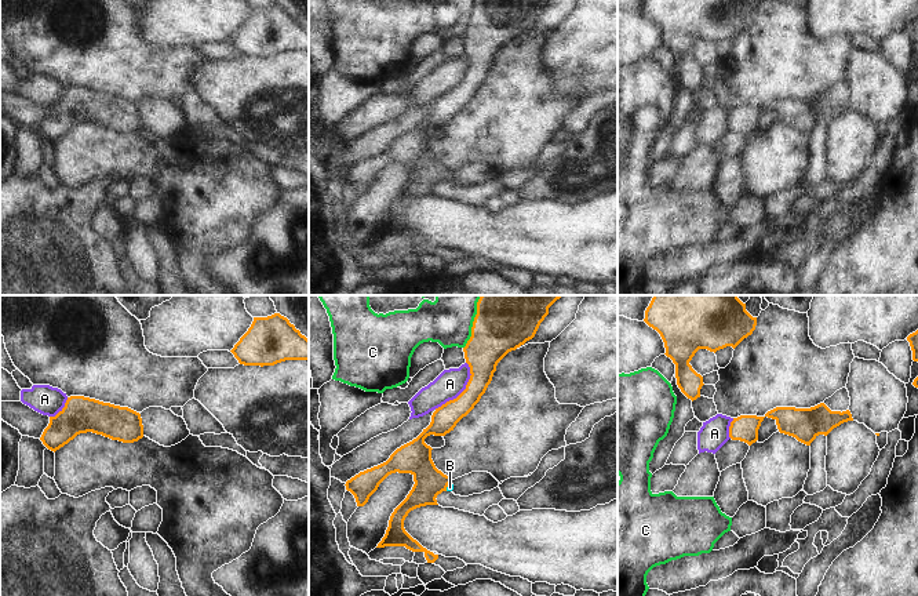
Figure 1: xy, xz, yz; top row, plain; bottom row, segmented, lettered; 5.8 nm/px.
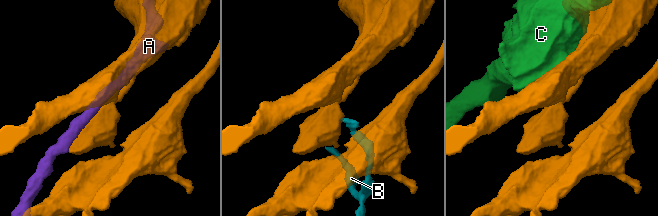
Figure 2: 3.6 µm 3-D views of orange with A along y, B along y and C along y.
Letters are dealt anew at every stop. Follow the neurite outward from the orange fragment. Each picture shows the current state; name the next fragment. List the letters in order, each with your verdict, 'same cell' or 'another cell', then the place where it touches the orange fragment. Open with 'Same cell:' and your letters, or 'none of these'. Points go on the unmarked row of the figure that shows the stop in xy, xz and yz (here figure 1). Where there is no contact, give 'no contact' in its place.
Same cell: B
A: another cell; meets orange in xz at (463, 82)
B: same cell; meets orange in xz at (447, 177)
C: another cell; meets orange in xz at (472, 20)

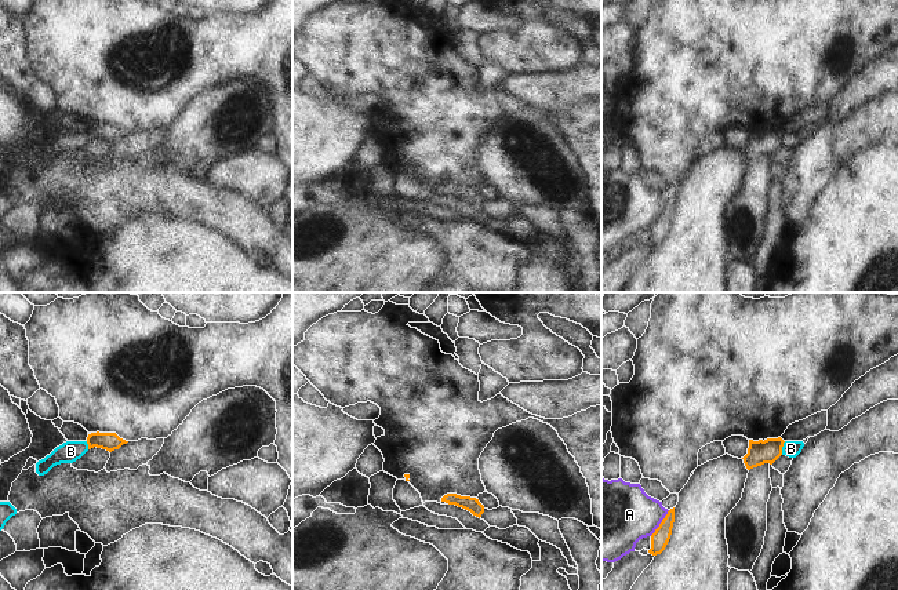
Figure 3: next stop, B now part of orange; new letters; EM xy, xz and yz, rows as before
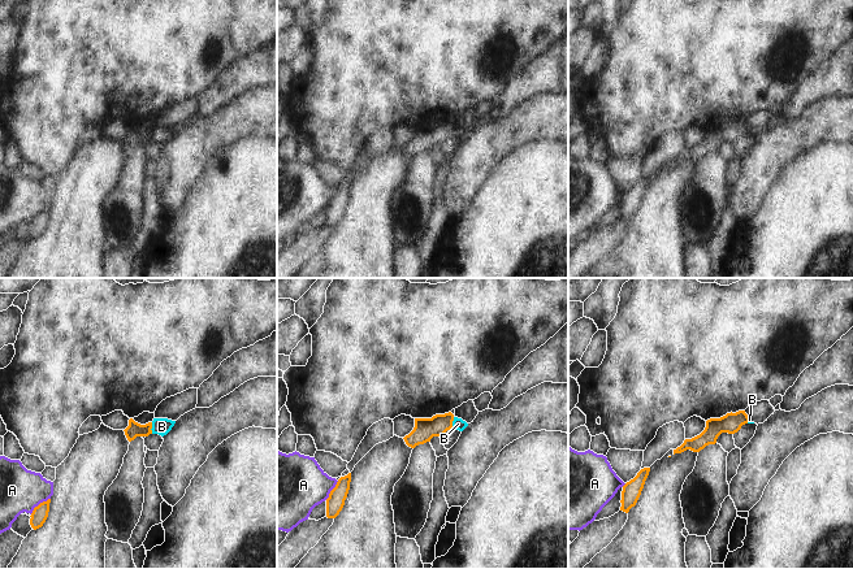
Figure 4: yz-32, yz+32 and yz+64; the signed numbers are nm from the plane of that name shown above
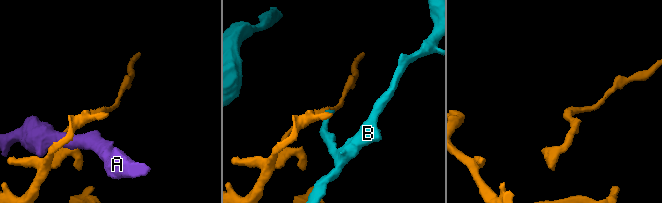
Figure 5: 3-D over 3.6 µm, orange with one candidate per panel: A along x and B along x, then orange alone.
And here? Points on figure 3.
Same cell: none of these
A: another cell; meets orange in yz at (661, 214)
B: another cell; meets orange in yz at (781, 139)

